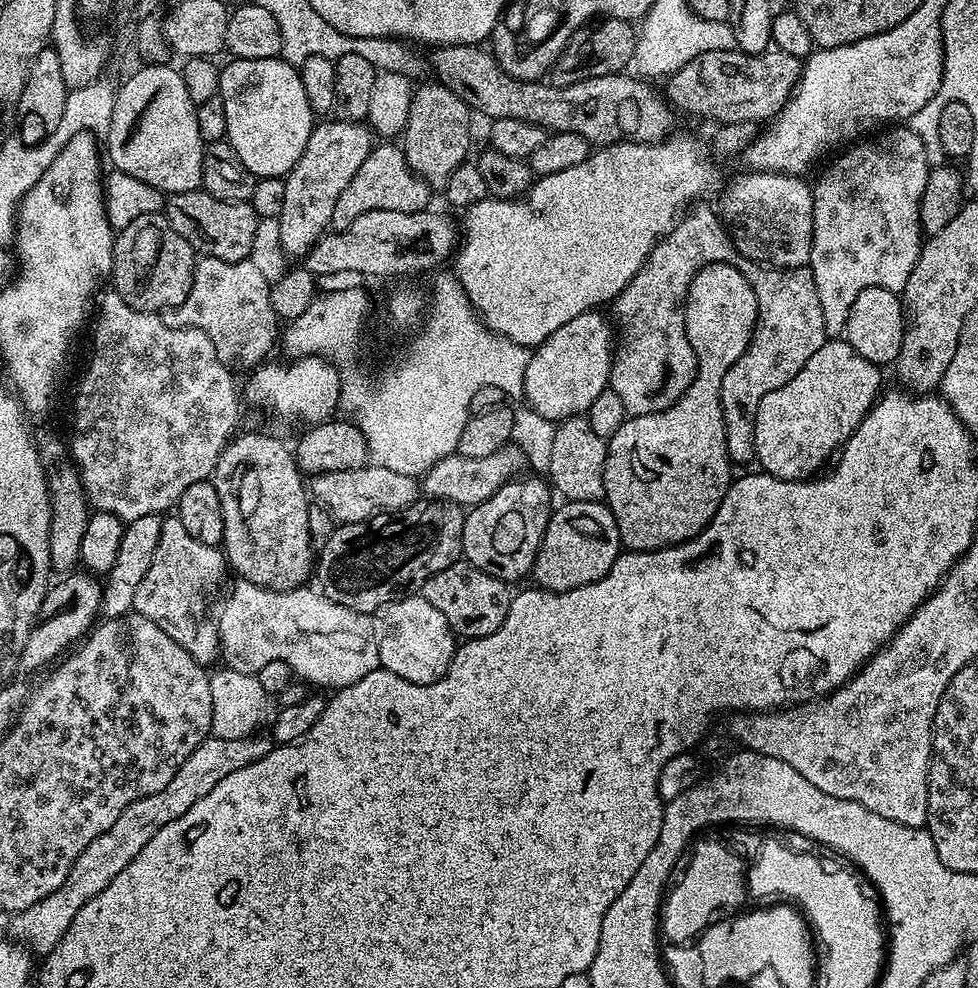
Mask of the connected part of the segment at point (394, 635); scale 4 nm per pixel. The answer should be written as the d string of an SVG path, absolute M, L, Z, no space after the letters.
M422 594L400 596L374 614L381 667L416 685L433 684L448 672L456 649L456 635L446 618Z

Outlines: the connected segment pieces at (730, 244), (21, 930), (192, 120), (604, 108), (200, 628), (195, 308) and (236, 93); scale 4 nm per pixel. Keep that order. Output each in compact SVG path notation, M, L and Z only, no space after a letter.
M700 202L688 209L676 225L668 231L667 236L656 245L656 249L648 255L646 262L638 270L638 274L634 274L634 278L622 291L616 295L614 307L616 307L615 323L621 324L624 329L619 329L618 343L615 345L612 354L612 374L610 377L610 387L618 394L618 398L622 398L622 406L626 406L629 417L645 416L646 414L654 414L669 408L672 403L679 400L680 395L686 391L692 384L692 379L696 377L696 355L690 346L690 338L686 338L686 330L684 329L684 303L688 297L688 287L694 278L694 274L698 274L698 270L702 270L708 264L732 264L741 274L748 277L750 286L754 290L754 294L758 298L758 318L756 319L756 329L752 335L752 341L748 343L746 354L742 354L742 358L738 358L738 362L734 362L734 366L730 366L730 370L726 374L726 378L722 382L722 390L720 391L720 401L722 402L722 410L724 411L724 429L728 431L728 458L733 465L752 464L756 451L754 450L754 422L756 421L756 411L758 410L758 402L762 402L762 398L766 398L766 394L770 394L770 390L778 390L778 386L786 386L786 382L790 382L790 378L794 378L794 374L798 374L798 370L802 370L802 366L806 366L806 362L810 362L810 358L819 348L824 345L825 340L829 339L826 334L826 322L822 318L822 302L818 300L818 290L814 286L814 278L811 271L807 267L803 268L774 268L765 266L763 263L757 262L749 258L749 256L741 256L736 249L736 241L732 239L729 229L722 223L721 217L718 215L715 207L707 208L707 203Z
M253 734L246 738L218 738L209 735L194 750L194 754L190 754L190 758L182 762L178 774L174 774L174 778L170 778L170 782L166 782L166 786L162 786L158 794L150 794L126 806L126 810L122 810L122 818L118 818L118 822L114 822L114 826L110 826L106 834L94 838L94 842L90 842L90 846L82 850L58 890L42 898L42 902L34 902L34 906L11 917L11 935L35 953L47 954L54 950L62 934L66 934L70 922L74 922L74 914L78 914L78 910L82 910L82 906L86 906L86 902L90 902L94 894L106 890L106 886L110 886L116 875L126 870L138 850L142 850L142 846L146 846L146 842L150 842L150 838L154 838L154 834L158 834L162 826L174 822L174 818L182 818L182 814L186 814L186 810L190 810L190 806L194 806L198 798L206 798L206 794L210 794L210 790L214 790L214 786L218 786L218 782L222 782L226 774L234 774L234 770L242 770L242 766L250 766L250 762L258 762L272 752L274 741L271 735L260 735Z
M171 63L144 64L124 85L117 87L113 117L106 135L108 156L112 159L111 167L122 174L131 174L133 178L138 178L165 194L194 192L201 187L206 147L202 134L198 134L197 105L190 98L190 90L186 90L183 75L177 69L175 72L172 67Z
M442 44L431 49L432 68L436 71L435 79L454 91L469 106L469 109L481 112L492 120L502 118L518 118L522 122L534 122L538 127L553 132L569 132L570 134L582 134L593 146L617 143L616 128L621 137L635 140L638 144L654 144L658 140L667 140L669 136L677 131L676 119L678 113L668 103L665 93L656 88L651 88L649 81L637 78L635 75L617 74L614 76L584 76L565 88L559 88L556 84L544 84L548 82L537 82L535 80L519 80L506 70L492 55L487 47L475 44Z
M178 518L165 519L160 526L158 546L154 546L154 562L146 570L146 578L138 585L132 607L139 616L150 618L154 626L166 630L190 658L211 666L220 656L220 639L215 627L210 626L196 613L196 600L208 596L224 580L226 557L219 547L211 548L198 538L190 538L186 526Z
M200 256L196 261L194 270L194 282L186 302L182 302L177 308L169 308L163 313L165 322L175 328L197 328L202 330L214 342L214 350L218 358L228 368L255 369L258 365L269 359L268 351L278 344L278 317L274 306L270 302L269 277L264 277L264 272L255 264L255 259L249 258L238 262L222 262L218 258Z
M280 56L229 61L220 69L218 93L226 106L228 145L242 158L242 166L257 178L287 177L302 158L314 127L310 98L306 98L297 65L287 64Z

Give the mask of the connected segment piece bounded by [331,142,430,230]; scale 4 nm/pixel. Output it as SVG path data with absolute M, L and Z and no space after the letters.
M380 142L373 147L372 153L358 166L358 174L346 182L346 190L338 194L338 202L334 202L334 214L332 215L331 227L339 230L348 228L354 218L366 214L370 210L398 210L399 212L423 212L429 207L428 195L430 189L427 182L413 172L412 167L406 162L403 147L396 142Z

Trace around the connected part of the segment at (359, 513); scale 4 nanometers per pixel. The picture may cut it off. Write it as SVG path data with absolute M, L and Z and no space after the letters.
M375 466L322 472L311 481L310 492L323 504L341 525L360 524L374 516L400 512L417 503L422 496L422 484L415 476L398 474L398 470L386 470Z

